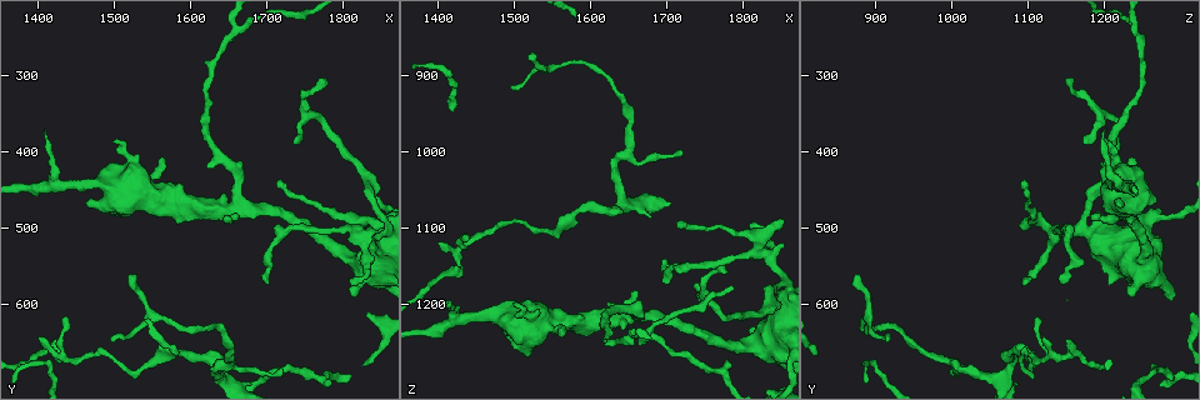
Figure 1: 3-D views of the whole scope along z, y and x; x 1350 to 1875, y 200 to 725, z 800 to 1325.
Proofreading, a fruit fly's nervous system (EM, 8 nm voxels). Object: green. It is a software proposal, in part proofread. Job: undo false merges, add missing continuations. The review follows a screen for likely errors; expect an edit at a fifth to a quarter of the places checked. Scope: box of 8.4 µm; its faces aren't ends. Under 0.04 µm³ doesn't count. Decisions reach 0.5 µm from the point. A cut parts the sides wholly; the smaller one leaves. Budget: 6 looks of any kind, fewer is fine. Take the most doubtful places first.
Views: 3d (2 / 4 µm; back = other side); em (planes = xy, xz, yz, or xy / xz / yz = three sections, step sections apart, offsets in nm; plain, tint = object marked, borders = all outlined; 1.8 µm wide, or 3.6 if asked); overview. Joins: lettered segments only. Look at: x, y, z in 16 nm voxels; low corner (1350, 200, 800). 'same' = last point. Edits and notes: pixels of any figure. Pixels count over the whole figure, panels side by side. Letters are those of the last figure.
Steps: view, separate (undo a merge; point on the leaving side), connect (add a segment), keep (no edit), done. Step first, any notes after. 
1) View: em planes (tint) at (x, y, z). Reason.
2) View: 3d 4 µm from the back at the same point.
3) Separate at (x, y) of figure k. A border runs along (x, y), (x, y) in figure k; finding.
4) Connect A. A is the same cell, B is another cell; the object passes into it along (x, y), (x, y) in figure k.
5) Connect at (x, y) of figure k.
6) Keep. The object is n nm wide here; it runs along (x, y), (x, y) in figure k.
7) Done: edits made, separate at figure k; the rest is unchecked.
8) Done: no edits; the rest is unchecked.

View: 3d 4 µm from the back at (1565, 410, 1240). Free end.

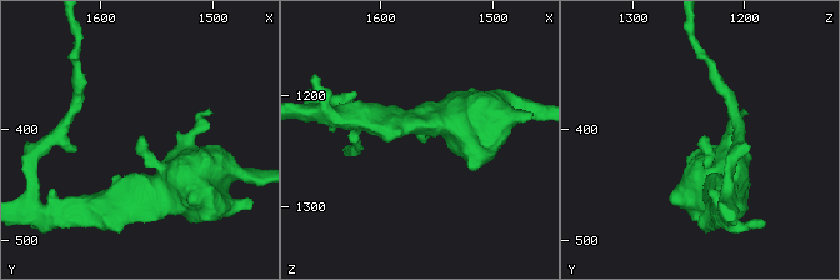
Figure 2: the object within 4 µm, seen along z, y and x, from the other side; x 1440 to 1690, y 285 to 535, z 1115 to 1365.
View: em planes (borders) at (1566, 408, 1238). Now the EM.

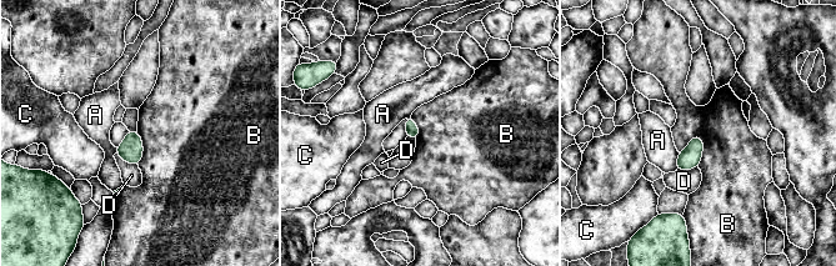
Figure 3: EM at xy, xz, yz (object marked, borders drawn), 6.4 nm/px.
Keep. The longest contact is with B, 200 nm; A, B, C and D are other cells; a border runs along (695, 135), (702, 140), (699, 166) in figure 3; no lettered segment goes on from it.

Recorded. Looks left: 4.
View: 3d 4 µm at (1780, 305, 1155). Thin end.

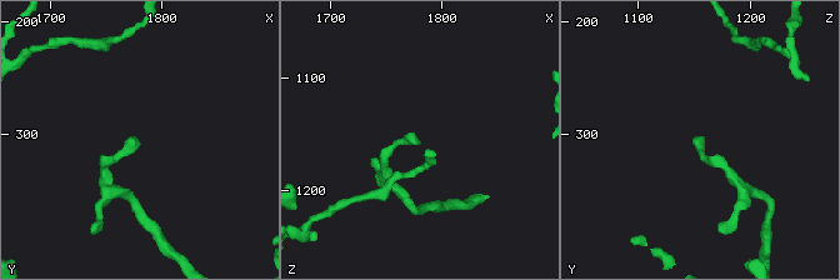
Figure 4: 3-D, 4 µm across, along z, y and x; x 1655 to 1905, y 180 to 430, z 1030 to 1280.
View: em planes (borders) at (1780, 304, 1158). Need the tissue.

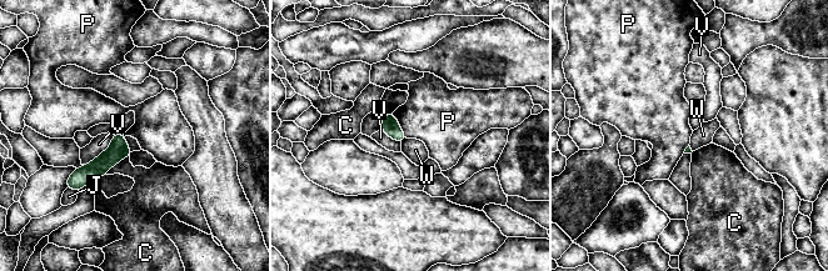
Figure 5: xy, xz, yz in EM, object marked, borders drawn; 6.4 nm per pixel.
Keep. C, J, P, V and W are other cells; it runs along (120, 136), (96, 169), (70, 182) in figure 5; none of them fits.

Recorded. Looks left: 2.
View: em xy step 16 (borders) at (1815, 590, 1245).

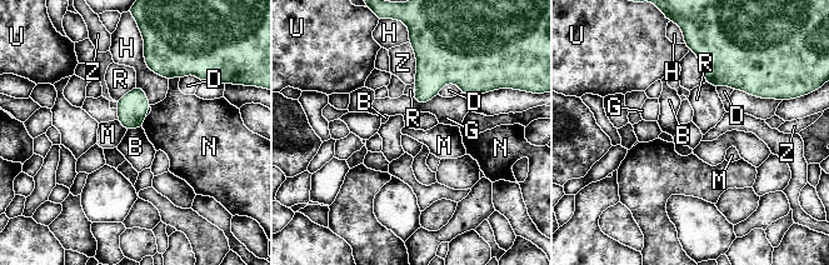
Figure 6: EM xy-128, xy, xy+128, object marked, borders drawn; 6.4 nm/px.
Keep. B, D, G, H, M, N, R, U and Z are other cells; a border runs along (116, 120), (126, 130) in figure 6; none of them fits.

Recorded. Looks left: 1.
Done: no edits; the rest is unchecked.

